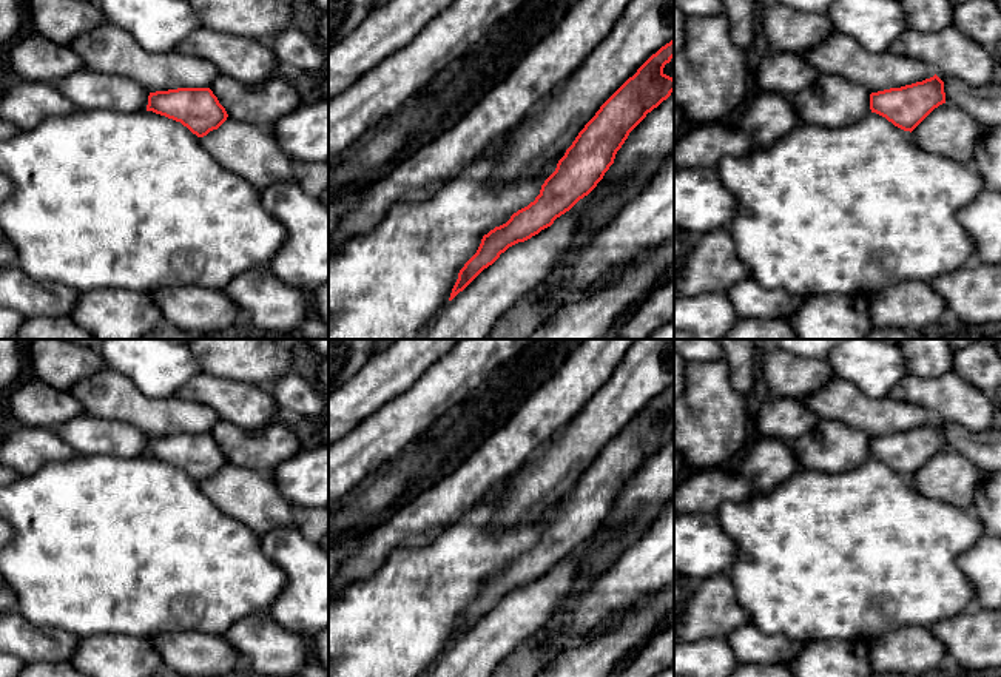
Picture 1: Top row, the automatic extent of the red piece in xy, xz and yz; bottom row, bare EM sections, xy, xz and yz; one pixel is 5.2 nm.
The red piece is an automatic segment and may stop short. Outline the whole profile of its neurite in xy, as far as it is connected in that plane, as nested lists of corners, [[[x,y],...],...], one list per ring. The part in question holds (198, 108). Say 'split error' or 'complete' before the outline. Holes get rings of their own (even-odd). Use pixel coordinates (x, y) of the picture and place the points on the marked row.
complete | [[[177,88],[150,93],[147,111],[180,122],[197,137],[217,130],[228,117],[210,88]]]

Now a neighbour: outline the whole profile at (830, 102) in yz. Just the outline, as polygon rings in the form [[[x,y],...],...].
[[[822,74],[791,100],[802,123],[841,128],[871,113],[870,91],[841,76]]]

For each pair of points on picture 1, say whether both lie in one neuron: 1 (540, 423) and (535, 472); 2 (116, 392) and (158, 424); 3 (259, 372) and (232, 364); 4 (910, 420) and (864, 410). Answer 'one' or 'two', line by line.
1: two
2: one
3: one
4: one

